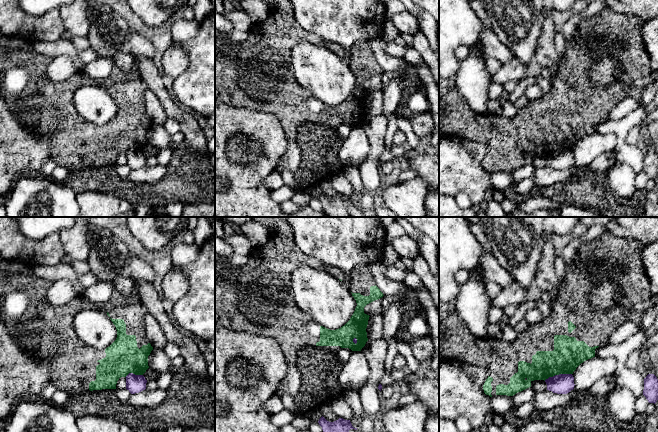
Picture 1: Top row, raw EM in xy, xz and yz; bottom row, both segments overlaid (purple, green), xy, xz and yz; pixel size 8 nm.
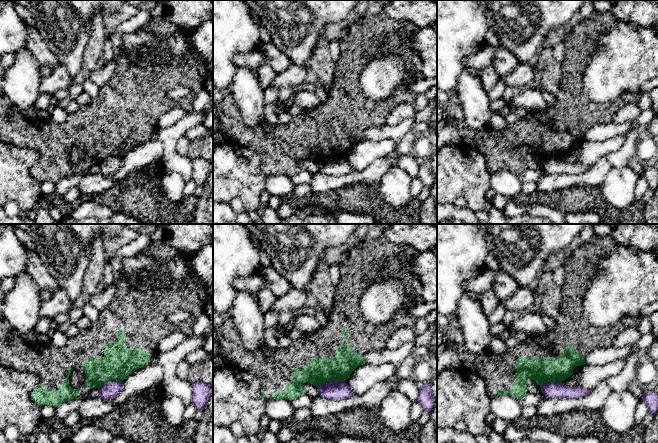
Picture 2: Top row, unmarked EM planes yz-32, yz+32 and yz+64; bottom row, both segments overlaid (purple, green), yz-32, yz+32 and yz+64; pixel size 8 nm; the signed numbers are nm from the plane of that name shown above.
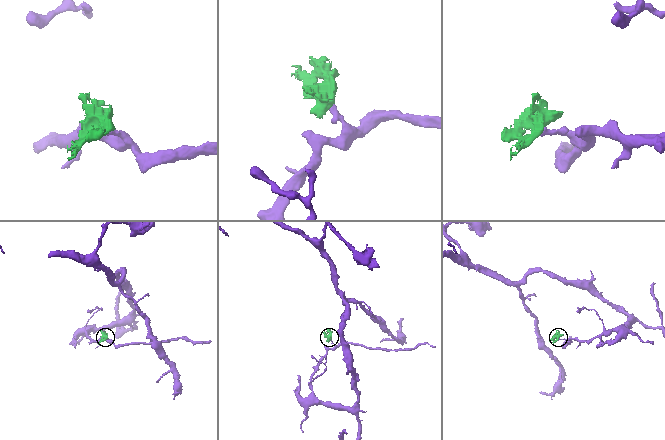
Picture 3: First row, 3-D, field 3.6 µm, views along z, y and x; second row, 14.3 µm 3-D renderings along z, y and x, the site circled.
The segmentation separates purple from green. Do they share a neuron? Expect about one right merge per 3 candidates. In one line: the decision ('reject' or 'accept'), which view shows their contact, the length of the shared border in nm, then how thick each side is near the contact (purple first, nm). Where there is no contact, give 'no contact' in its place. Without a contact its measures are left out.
reject | yz | 240 nm | 160/240 nm

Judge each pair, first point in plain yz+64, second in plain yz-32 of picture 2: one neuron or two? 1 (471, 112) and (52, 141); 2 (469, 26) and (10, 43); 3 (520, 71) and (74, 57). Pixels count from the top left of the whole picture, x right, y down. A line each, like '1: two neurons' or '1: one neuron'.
1: two neurons
2: one neuron
3: two neurons

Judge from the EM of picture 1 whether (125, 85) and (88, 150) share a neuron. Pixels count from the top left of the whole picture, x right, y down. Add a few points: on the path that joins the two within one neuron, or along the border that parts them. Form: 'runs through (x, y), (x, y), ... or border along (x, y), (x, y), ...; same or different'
runs through (125, 103), (125, 120), (106, 139); same

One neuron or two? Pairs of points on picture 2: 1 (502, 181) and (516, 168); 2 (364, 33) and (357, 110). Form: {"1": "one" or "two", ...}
{"1": "two", "2": "one"}

